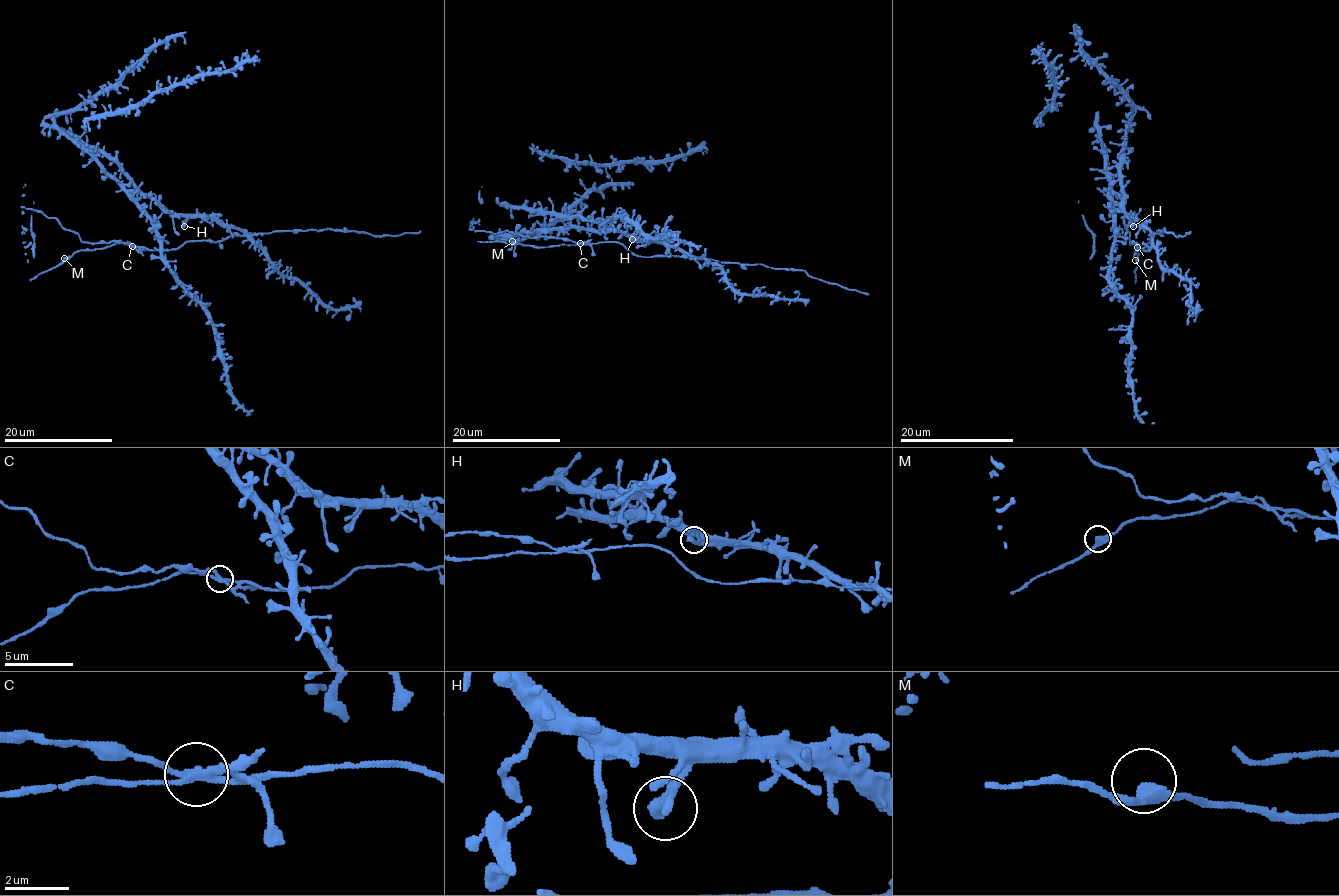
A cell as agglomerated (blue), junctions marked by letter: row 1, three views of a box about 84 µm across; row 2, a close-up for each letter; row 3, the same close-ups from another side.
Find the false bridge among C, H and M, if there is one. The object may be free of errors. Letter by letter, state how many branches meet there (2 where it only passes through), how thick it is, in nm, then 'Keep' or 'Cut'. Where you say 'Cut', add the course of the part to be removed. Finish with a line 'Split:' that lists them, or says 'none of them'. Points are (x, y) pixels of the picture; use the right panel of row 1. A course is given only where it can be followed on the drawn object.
C: Branches: 3. Thickness 240 nm. Cut. Course of the part to remove: (1137, 247), (1129, 238), (1122, 204)
H: Branches: 3. Thickness 240 nm. Keep
M: Branches: 2. Thickness 380 nm. Keep
Split: C

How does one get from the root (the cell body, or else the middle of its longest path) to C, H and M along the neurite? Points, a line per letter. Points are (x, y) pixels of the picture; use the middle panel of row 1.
C: (621, 234), (663, 241), (688, 254), (643, 257), (632, 254), (617, 242), (580, 244)
H: (621, 234), (630, 235), (635, 239), (632, 239)
M: (621, 234), (663, 241), (688, 254), (643, 257), (632, 254), (617, 242), (530, 246), (512, 241)

